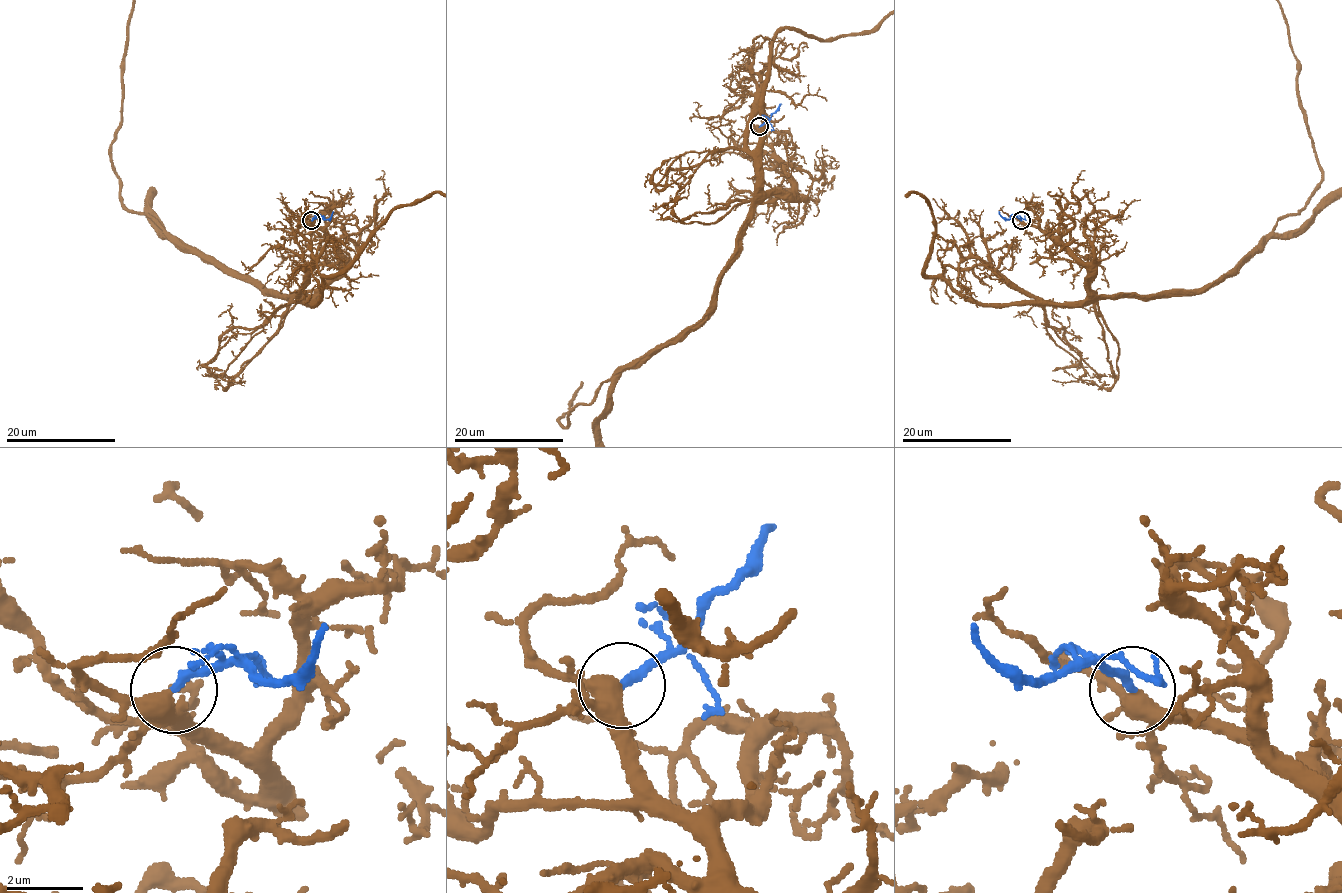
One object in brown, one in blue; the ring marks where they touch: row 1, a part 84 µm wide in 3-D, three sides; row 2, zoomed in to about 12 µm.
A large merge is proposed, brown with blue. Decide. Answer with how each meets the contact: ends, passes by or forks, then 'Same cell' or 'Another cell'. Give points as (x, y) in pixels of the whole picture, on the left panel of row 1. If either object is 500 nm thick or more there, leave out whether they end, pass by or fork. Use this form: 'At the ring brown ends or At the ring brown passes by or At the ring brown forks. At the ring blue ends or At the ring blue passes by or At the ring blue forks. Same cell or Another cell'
At the ring brown passes by. At the ring blue ends. Same cell

